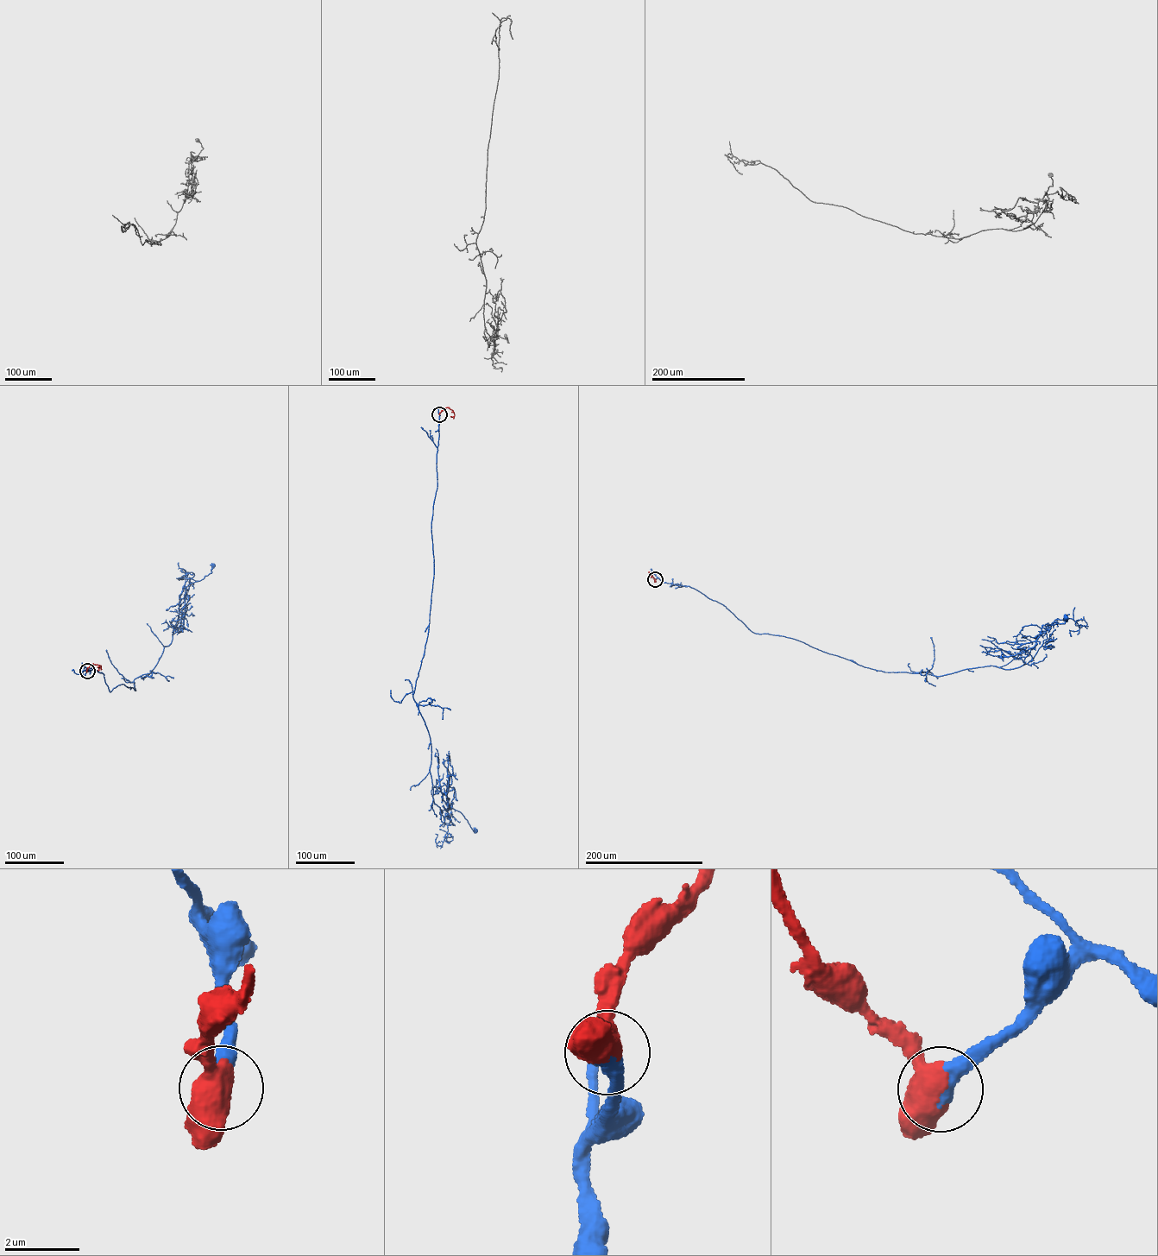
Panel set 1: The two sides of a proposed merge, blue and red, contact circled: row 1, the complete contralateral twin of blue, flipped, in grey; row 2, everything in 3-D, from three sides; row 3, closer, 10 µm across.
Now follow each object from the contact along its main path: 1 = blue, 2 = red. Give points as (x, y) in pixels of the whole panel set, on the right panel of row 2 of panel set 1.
1: (655, 579), (694, 588), (755, 633), (886, 672), (1018, 667), (1047, 639), (1044, 625), (1066, 618)
2: (655, 579), (649, 571), (656, 579), (654, 582)

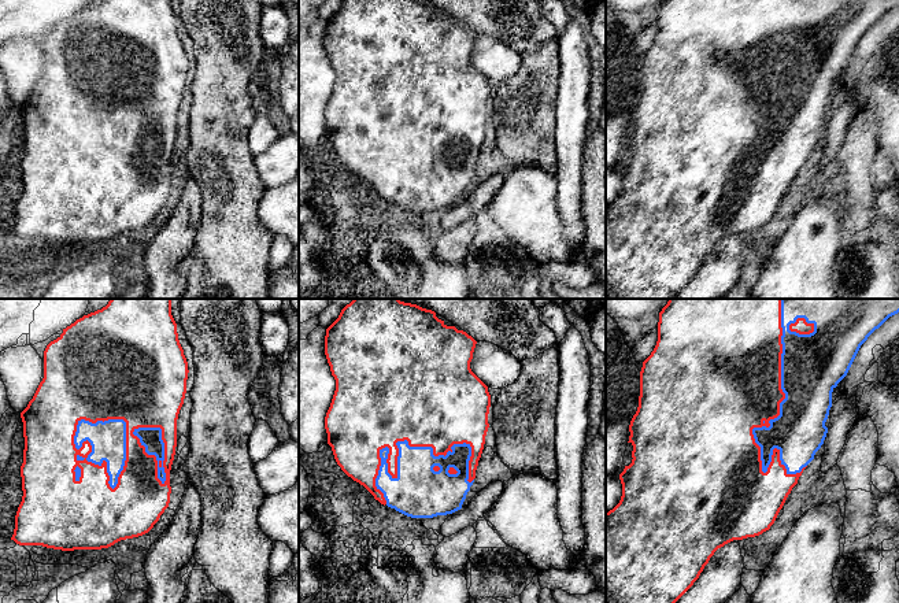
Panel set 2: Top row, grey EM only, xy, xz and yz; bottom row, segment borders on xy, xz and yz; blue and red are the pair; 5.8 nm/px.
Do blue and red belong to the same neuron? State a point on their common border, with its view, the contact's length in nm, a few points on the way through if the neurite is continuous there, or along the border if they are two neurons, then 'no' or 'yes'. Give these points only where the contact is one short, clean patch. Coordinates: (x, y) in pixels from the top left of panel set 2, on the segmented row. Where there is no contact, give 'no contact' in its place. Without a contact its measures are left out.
contact yz (770, 420); length 1050 nm; yes

